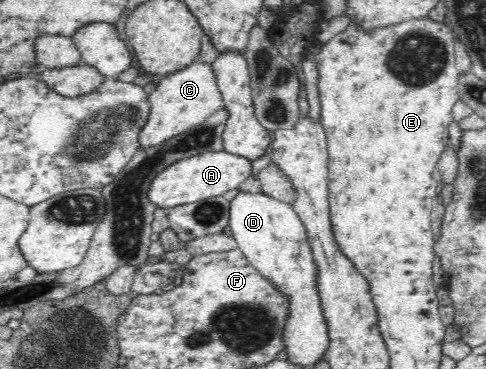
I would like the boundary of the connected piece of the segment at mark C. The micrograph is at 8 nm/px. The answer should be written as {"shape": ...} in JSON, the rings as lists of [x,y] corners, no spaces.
{"shape":[[[198,59],[178,71],[160,77],[154,92],[147,95],[147,102],[149,103],[147,116],[135,135],[137,151],[162,145],[182,132],[197,128],[206,117],[216,109],[221,109],[223,105],[209,63]]]}

